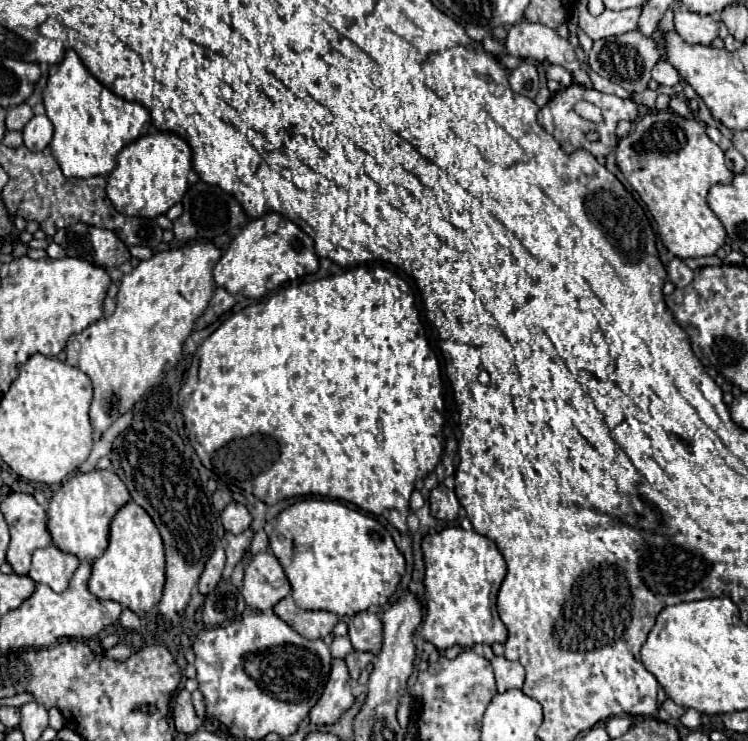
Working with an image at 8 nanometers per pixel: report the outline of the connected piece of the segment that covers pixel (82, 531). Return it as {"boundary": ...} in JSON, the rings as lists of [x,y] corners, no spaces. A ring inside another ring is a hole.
{"boundary":[[[93,470],[87,474],[75,474],[61,484],[57,494],[51,498],[47,508],[47,530],[53,544],[75,554],[79,560],[99,558],[109,542],[109,524],[115,512],[129,502],[129,492],[121,478],[111,470]]]}

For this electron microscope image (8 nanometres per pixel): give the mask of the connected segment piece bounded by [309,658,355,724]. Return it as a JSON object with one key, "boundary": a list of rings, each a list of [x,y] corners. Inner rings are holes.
{"boundary":[[[333,658],[331,674],[329,674],[327,686],[323,690],[323,696],[309,712],[309,718],[313,724],[333,724],[339,720],[339,716],[347,708],[353,706],[353,702],[355,702],[355,698],[351,694],[349,672],[347,672],[345,660]]]}

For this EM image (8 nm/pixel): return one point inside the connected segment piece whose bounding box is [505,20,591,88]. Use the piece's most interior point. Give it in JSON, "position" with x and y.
{"position":[525,40]}

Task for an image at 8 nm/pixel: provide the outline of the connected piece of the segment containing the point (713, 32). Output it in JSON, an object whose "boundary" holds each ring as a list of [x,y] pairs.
{"boundary":[[[687,8],[675,10],[675,30],[689,44],[711,44],[719,34],[719,26],[713,16],[695,14]]]}

